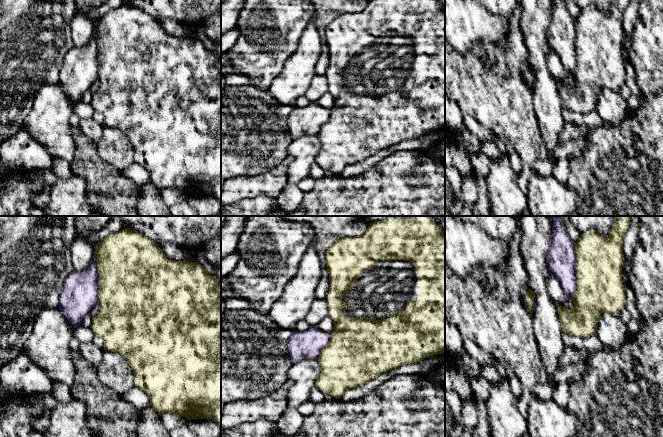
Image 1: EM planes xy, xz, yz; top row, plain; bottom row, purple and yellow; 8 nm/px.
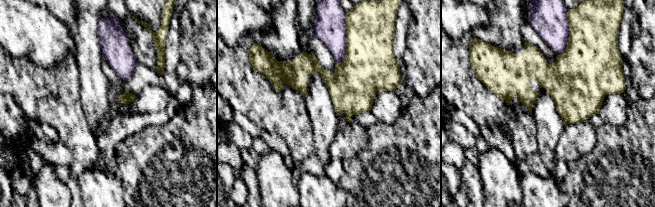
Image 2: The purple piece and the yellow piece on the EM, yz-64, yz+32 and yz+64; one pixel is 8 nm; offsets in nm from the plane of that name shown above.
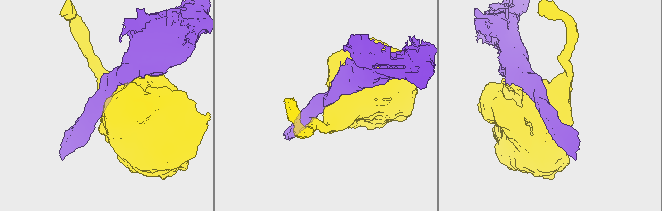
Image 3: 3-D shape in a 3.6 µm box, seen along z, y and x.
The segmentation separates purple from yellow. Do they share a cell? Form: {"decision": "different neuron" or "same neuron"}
{"decision": "different neuron"}

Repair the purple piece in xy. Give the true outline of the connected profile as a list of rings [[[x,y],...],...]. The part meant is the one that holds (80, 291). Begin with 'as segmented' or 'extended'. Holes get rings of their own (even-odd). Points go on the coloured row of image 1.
as segmented | [[[97,256],[92,264],[83,271],[73,270],[65,279],[57,306],[64,312],[69,323],[75,328],[82,319],[98,304],[99,273]]]

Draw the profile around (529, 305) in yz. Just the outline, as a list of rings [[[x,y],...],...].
[[[528,289],[528,294],[525,299],[525,308],[526,310],[532,315],[533,312],[533,301],[534,301],[535,294],[531,289]]]

